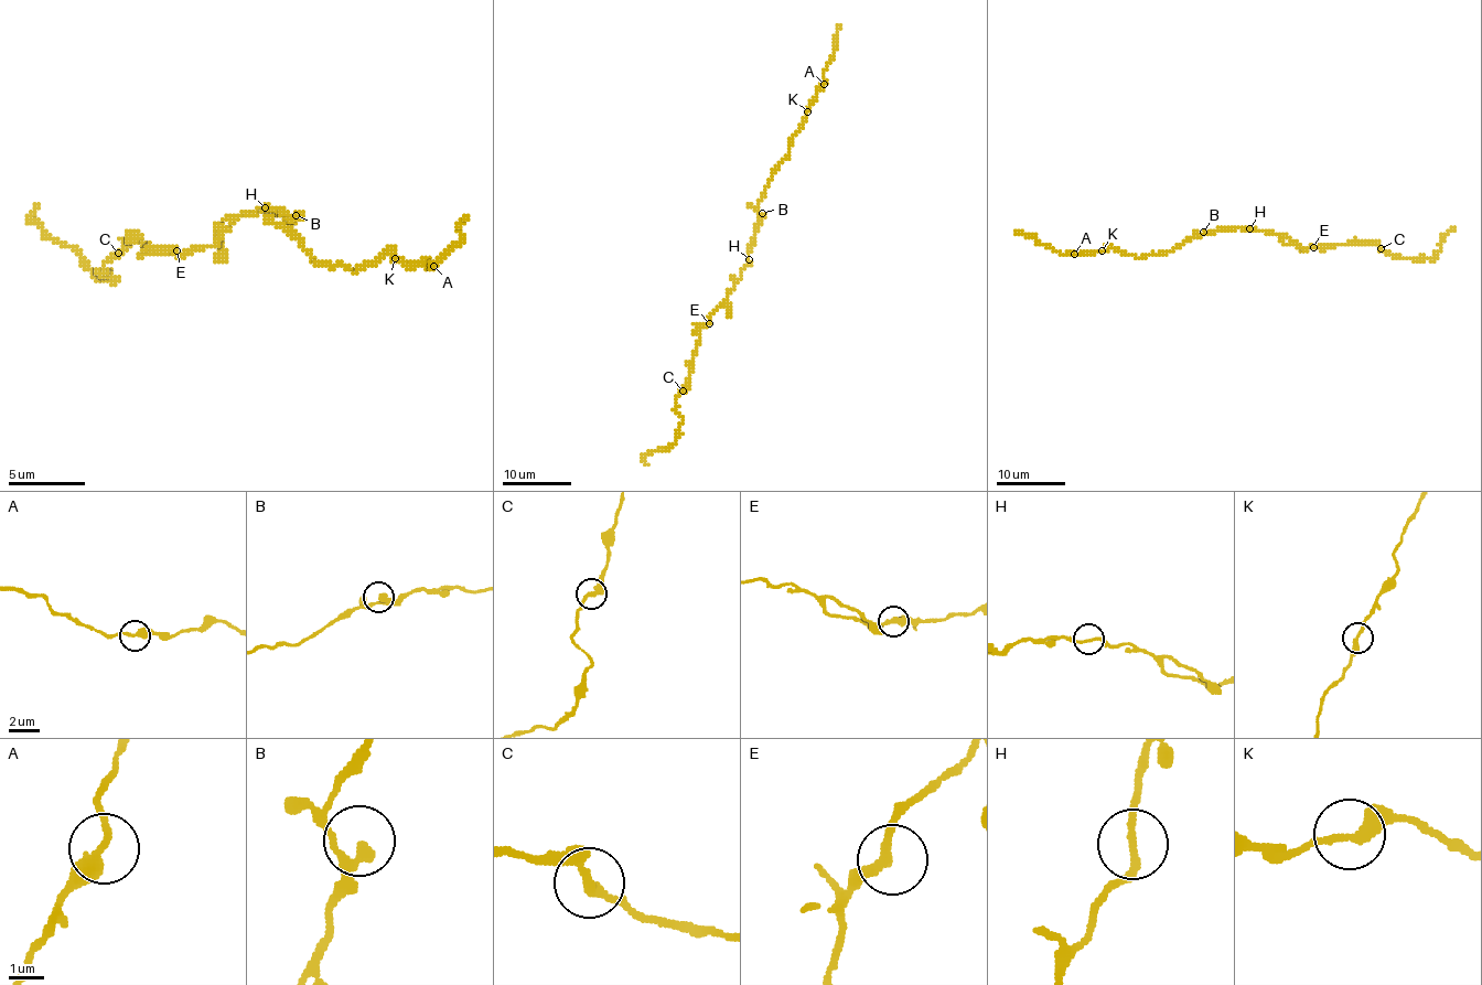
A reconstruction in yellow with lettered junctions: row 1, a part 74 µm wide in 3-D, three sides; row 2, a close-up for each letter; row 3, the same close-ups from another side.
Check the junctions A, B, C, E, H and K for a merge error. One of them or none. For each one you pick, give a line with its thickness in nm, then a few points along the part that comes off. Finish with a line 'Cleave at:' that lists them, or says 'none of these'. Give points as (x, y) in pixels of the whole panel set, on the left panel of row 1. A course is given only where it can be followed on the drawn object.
C: calibre 280 nm; course (119, 254), (99, 274), (115, 277), (111, 281), (99, 277), (31, 220), (39, 204)
Cleave at: C

